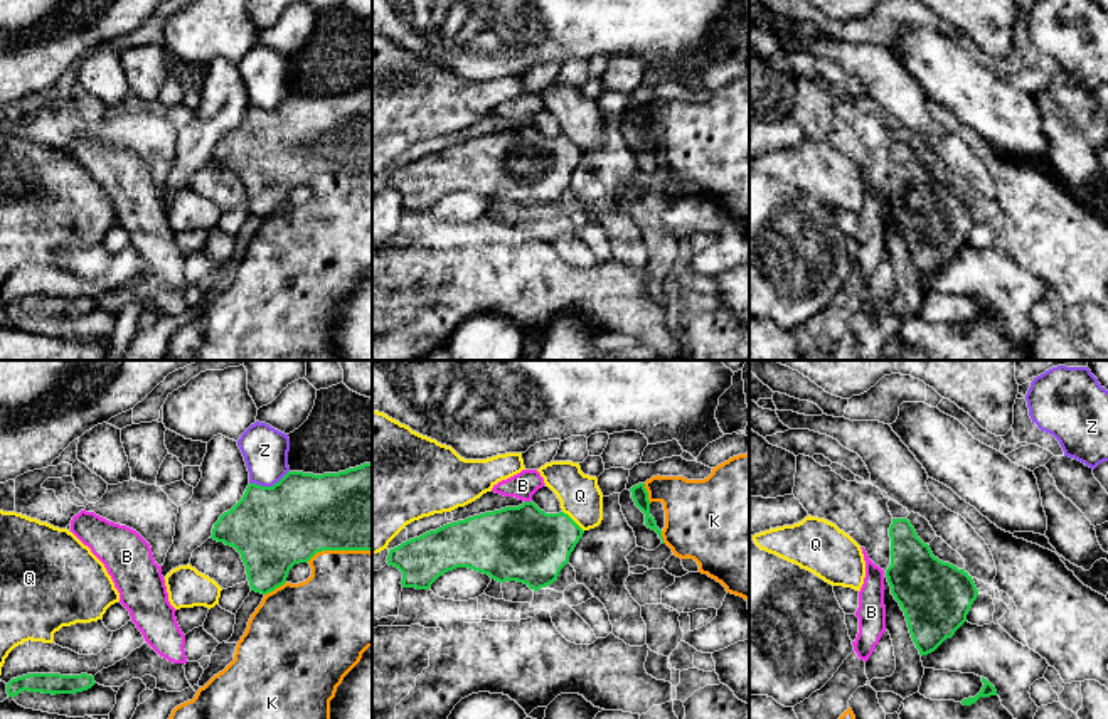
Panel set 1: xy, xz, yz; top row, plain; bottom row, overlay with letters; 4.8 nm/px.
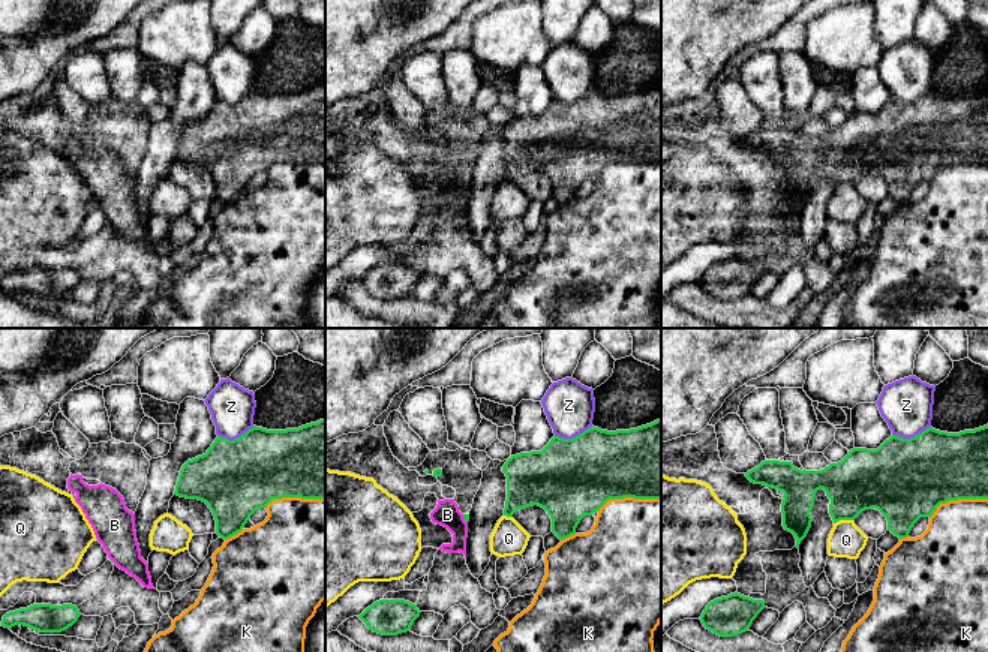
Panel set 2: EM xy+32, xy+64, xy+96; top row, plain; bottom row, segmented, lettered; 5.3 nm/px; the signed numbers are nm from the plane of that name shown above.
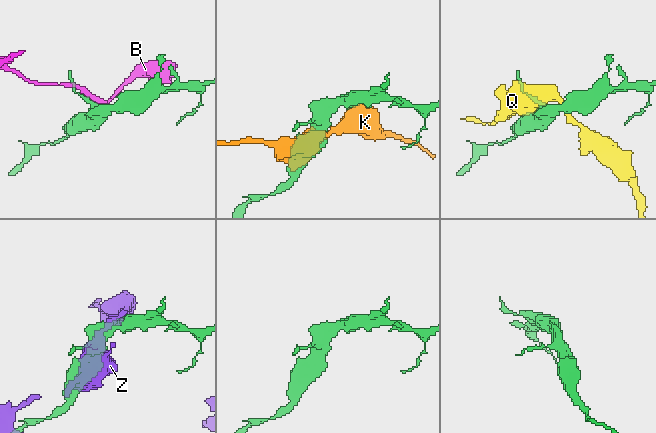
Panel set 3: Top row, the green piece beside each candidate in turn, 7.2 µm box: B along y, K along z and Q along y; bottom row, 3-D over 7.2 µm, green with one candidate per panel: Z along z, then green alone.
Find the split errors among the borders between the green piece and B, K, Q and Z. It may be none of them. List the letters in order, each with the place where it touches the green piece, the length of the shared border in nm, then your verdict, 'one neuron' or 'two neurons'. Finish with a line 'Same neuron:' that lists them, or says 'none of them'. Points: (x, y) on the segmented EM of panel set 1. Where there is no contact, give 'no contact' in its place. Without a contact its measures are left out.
B: xz (527, 502) | 30 nm | two neurons
K: xy (339, 549) | 320 nm | two neurons
Q: xz (573, 521) | 140 nm | two neurons
Z: xy (268, 487) | 200 nm | two neurons
Same neuron: none of them

